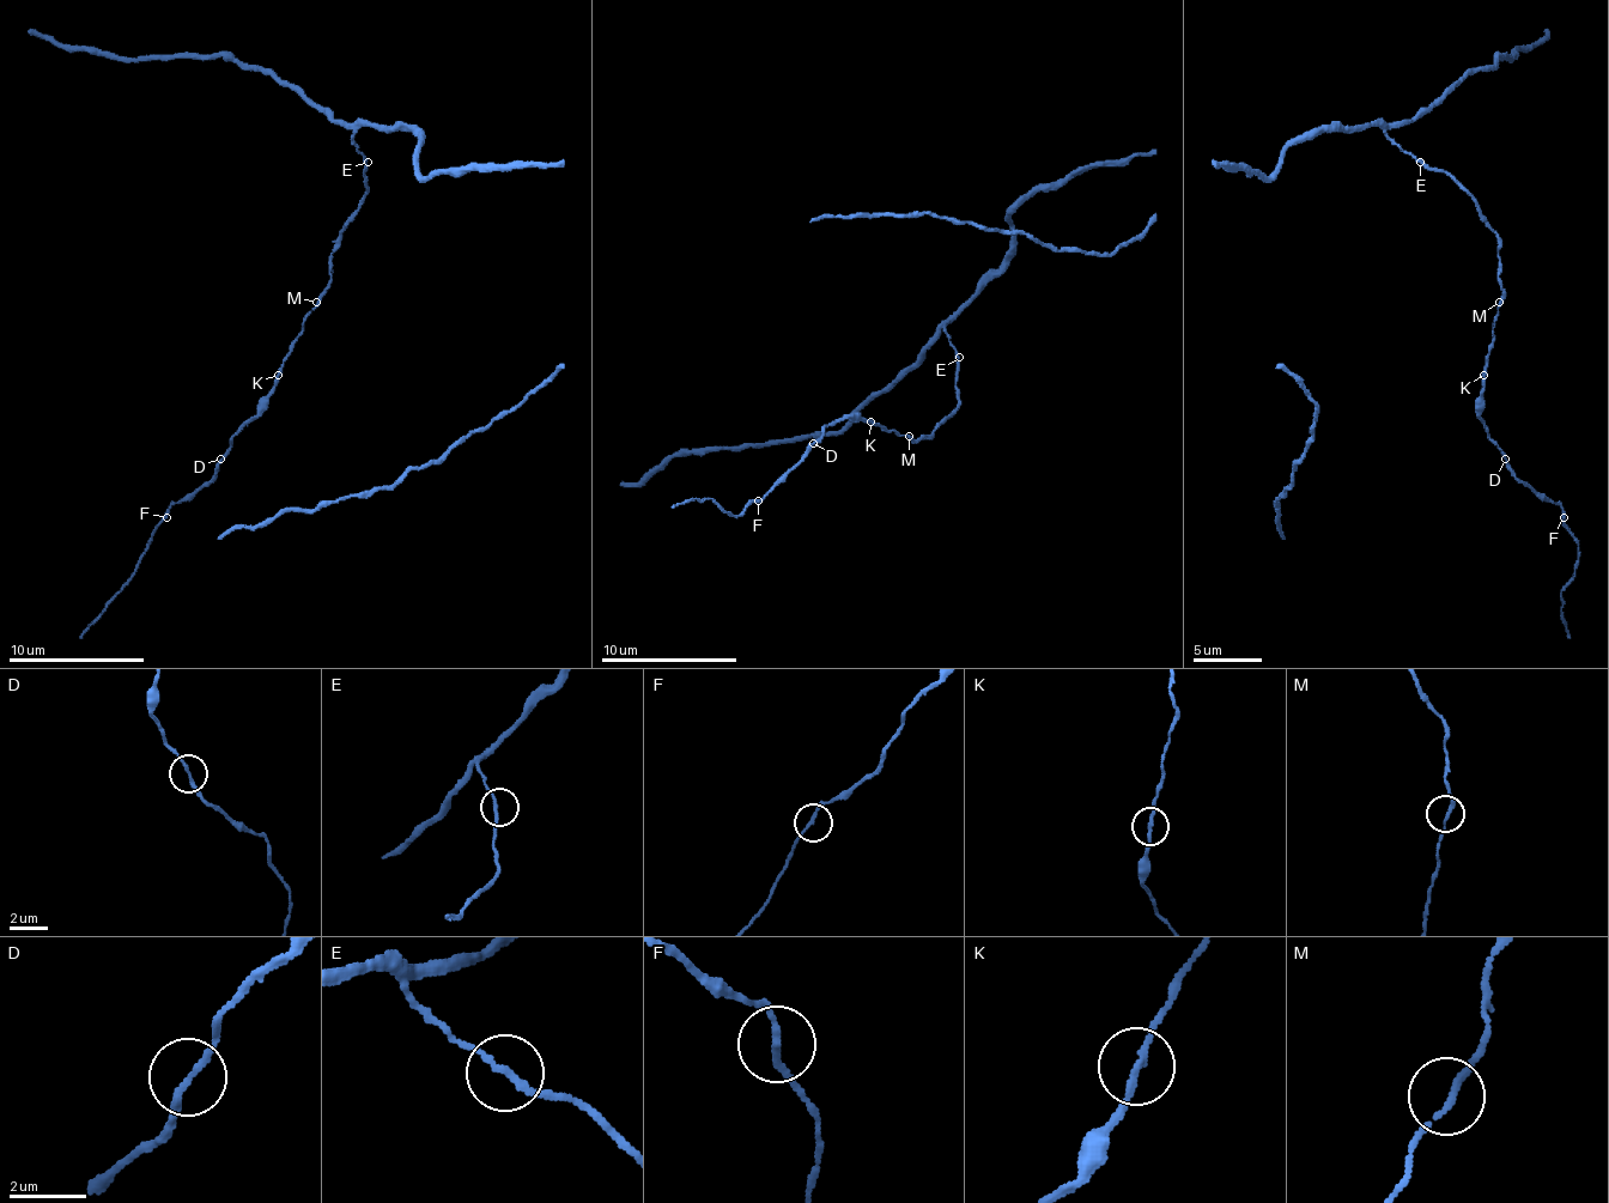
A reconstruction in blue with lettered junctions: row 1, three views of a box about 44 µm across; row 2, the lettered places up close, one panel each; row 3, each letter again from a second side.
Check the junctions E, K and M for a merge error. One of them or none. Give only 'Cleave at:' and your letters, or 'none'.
Cleave at: none

